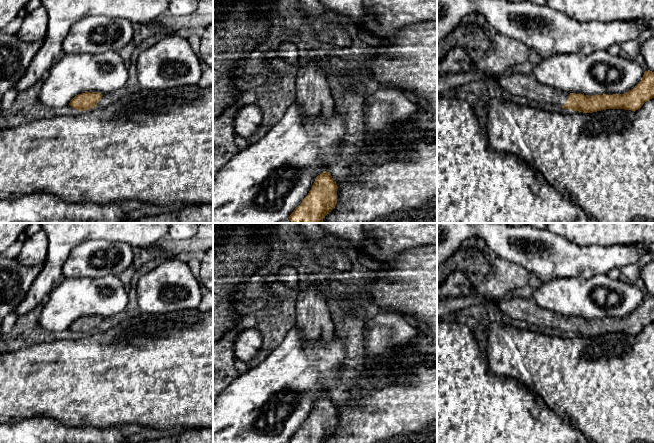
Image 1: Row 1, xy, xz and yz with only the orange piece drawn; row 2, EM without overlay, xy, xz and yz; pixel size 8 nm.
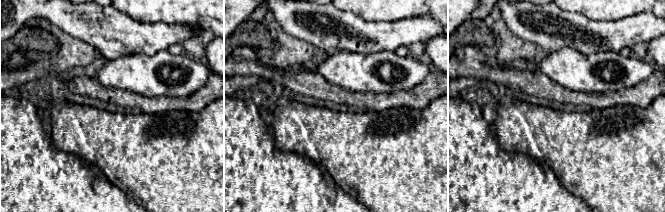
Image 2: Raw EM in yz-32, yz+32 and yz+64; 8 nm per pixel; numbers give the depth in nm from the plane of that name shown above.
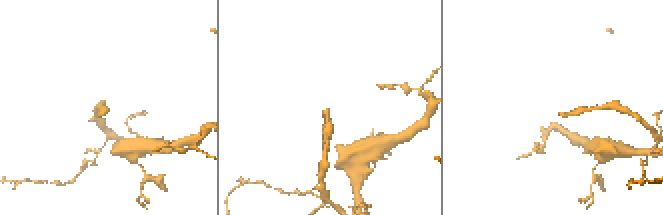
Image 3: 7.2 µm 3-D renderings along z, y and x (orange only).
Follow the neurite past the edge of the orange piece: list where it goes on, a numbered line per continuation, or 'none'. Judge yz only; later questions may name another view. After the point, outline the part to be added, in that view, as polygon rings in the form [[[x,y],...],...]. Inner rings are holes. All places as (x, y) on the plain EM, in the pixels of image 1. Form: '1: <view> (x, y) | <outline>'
1: yz (519, 308) | [[[513,294],[501,298],[489,298],[483,295],[481,302],[489,301],[496,308],[496,314],[507,315],[516,320],[524,320],[531,324],[554,328],[562,331],[570,317],[540,308],[533,298],[517,297]]]

